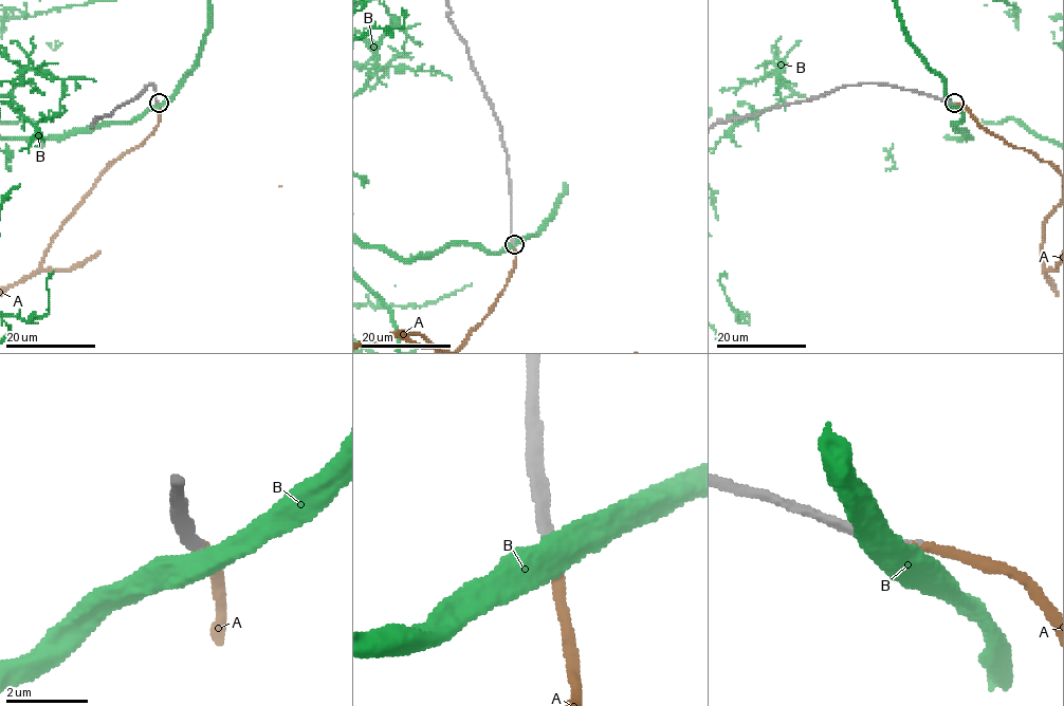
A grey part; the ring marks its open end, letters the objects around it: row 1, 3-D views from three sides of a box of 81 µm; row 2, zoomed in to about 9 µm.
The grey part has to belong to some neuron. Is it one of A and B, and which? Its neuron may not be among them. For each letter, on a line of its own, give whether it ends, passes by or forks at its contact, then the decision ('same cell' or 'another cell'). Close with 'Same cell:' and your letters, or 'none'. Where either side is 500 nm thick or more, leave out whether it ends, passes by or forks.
A: it ends; same cell
B: another cell
Same cell: A

